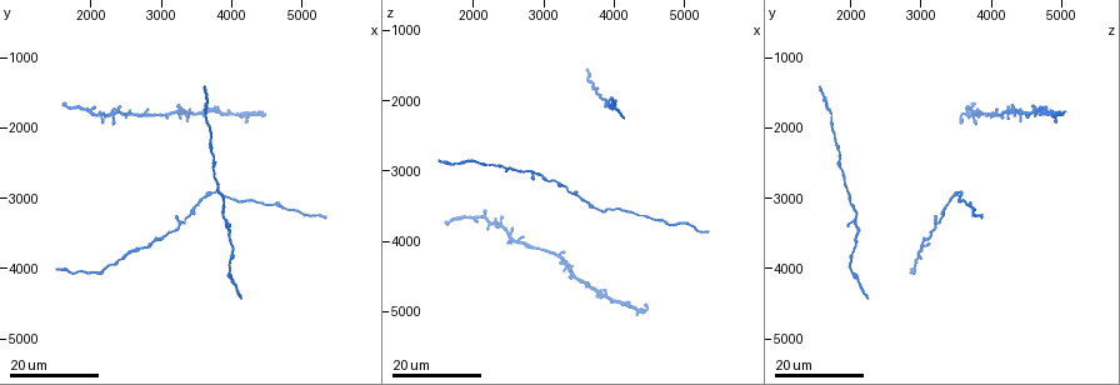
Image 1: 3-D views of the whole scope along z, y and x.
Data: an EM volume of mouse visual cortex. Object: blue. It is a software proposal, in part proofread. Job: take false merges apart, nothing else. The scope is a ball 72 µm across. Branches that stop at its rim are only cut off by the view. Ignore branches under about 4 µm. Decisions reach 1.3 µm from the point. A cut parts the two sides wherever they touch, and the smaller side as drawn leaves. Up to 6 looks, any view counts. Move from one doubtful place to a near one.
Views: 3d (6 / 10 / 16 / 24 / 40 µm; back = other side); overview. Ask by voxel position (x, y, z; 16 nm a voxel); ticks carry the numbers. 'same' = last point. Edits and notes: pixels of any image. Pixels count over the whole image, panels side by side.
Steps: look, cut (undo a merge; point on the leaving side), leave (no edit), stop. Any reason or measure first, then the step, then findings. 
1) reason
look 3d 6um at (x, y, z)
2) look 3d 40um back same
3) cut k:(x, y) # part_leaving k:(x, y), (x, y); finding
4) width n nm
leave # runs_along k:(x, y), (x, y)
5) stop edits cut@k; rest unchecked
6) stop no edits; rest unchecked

calibre changes
look 3d 24um at (2250, 4000, 2950)

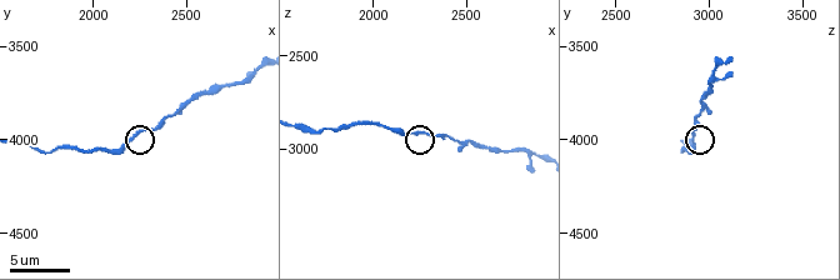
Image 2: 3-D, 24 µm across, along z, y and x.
look 3d 10um at (2200, 3980, 2900)

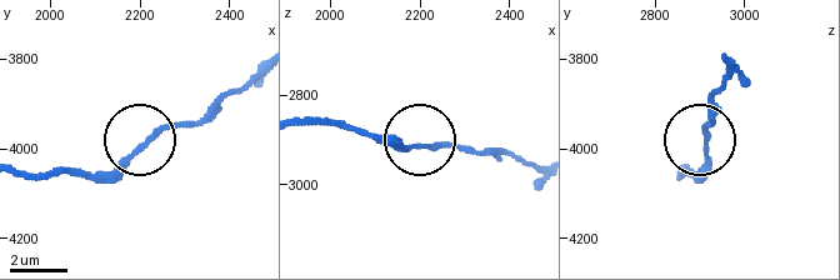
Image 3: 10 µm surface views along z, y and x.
leave # continuous, no second neuron

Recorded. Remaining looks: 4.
look 3d 24um at (3450, 3150, 3350)

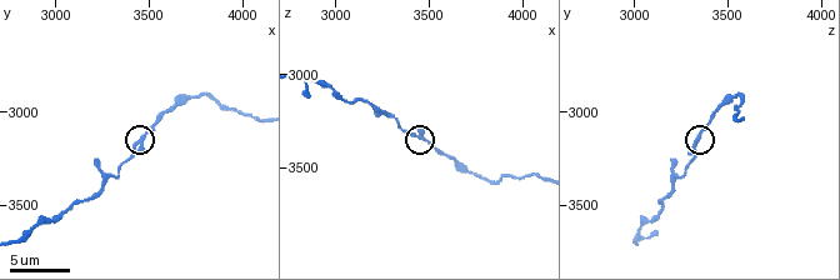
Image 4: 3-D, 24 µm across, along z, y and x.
look 3d 10um at (3460, 3120, 3360)

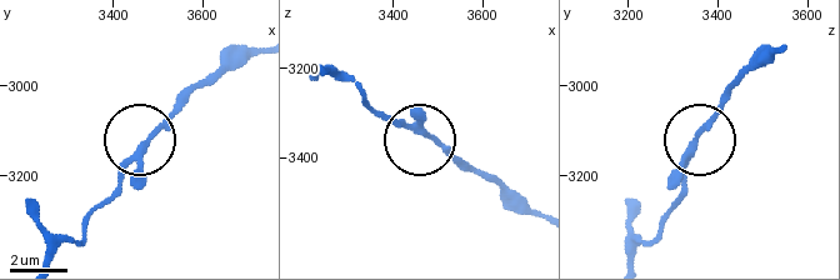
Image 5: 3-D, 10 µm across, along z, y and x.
look 3d 10um back at (3470, 3135, 3340)

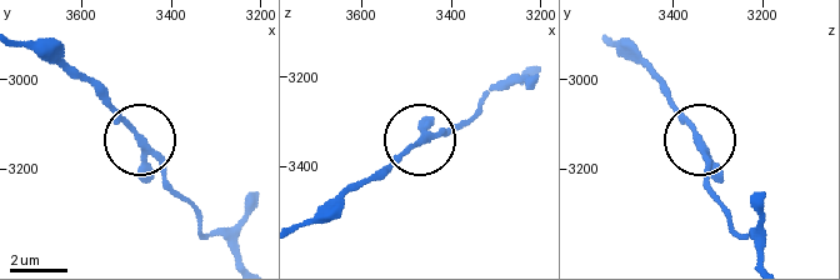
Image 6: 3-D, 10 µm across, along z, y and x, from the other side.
leave # runs_along 6:(140, 141), (188, 205); continuous, no second neuron

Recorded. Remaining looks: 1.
a fork
look 3d 10um at (3320, 3340, 3220)

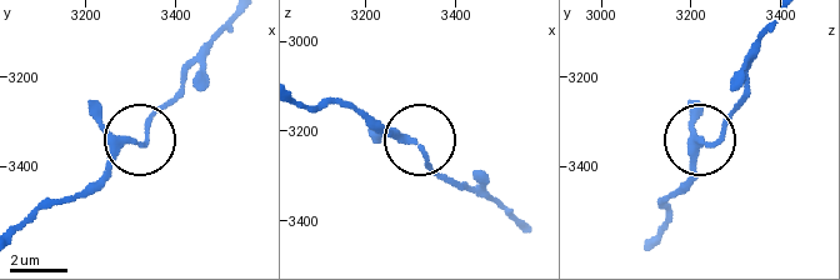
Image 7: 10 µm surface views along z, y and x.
arms 3
leave # continuous, no second neuron

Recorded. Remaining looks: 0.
stop no edits; rest unchecked

